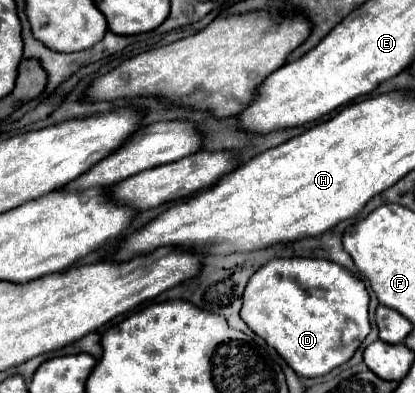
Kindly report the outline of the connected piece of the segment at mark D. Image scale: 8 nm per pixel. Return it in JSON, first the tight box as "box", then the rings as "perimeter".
{"box":[240,259,370,377],"perimeter":[[[274,259],[262,265],[250,279],[244,291],[244,305],[240,311],[248,327],[260,335],[278,355],[296,371],[298,377],[320,377],[352,359],[362,339],[370,333],[368,319],[368,291],[366,285],[342,269],[342,265],[326,259]]]}

